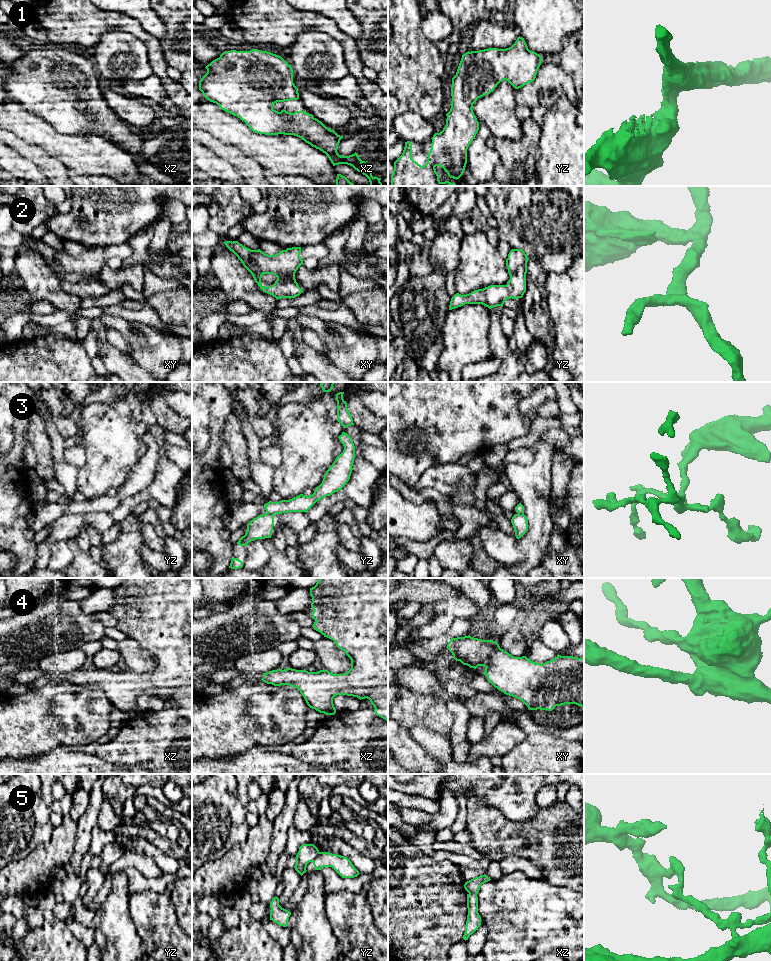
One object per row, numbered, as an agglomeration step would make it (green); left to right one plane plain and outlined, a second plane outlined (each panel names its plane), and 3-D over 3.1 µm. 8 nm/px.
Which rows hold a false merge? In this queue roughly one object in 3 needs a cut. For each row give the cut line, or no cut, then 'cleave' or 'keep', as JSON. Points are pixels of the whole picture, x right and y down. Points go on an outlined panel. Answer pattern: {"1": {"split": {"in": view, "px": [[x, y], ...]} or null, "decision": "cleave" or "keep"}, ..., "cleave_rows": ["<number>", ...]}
{"1": {"split": null, "decision": "keep"}, "2": {"split": null, "decision": "keep"}, "3": {"split": {"in": "yz", "px": [[266, 513], [273, 515]]}, "decision": "cleave"}, "4": {"split": null, "decision": "keep"}, "5": {"split": {"in": "yz", "px": [[320, 852], [312, 861]]}, "decision": "cleave"}, "cleave_rows": ["3", "5"]}

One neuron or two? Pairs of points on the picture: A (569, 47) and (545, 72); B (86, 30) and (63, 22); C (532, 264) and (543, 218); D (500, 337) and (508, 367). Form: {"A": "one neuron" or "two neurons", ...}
{"A": "two neurons", "B": "one neuron", "C": "two neurons", "D": "one neuron"}

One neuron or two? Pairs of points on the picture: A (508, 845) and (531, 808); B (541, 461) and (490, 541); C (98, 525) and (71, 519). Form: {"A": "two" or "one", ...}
{"A": "two", "B": "two", "C": "one"}

